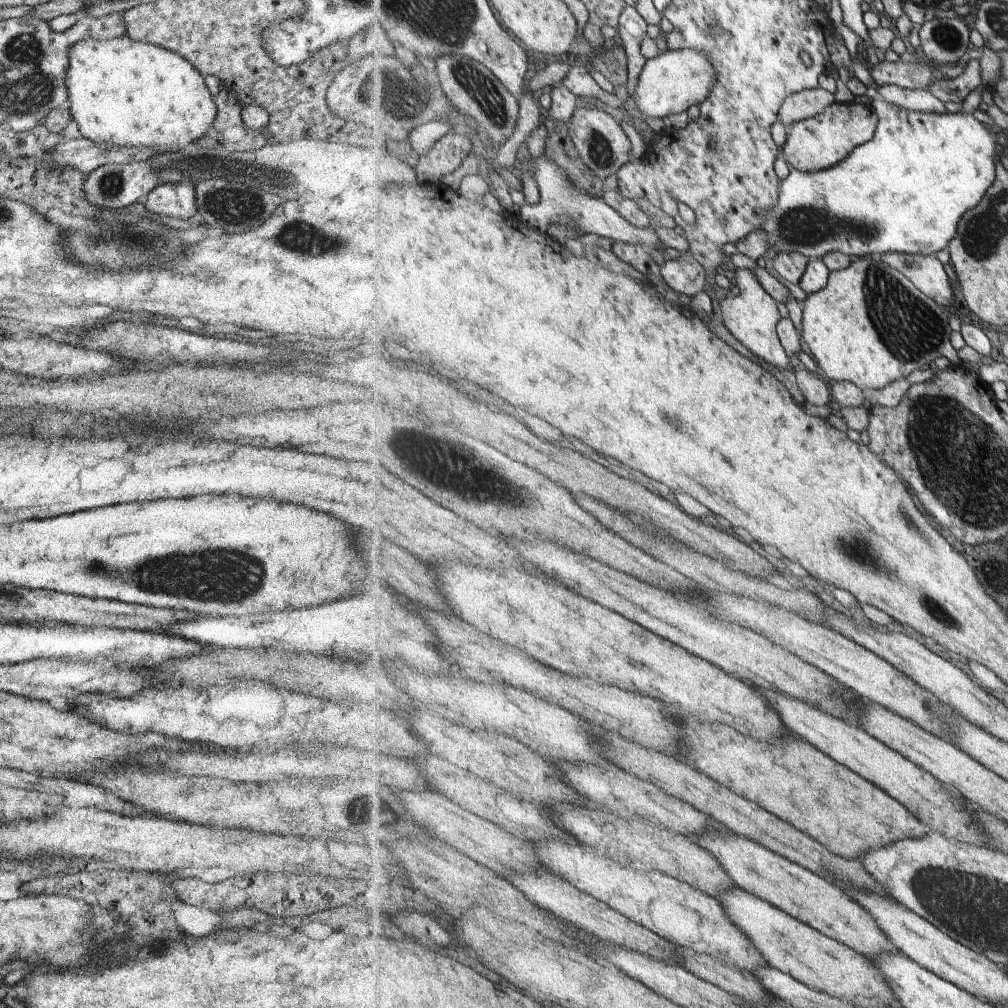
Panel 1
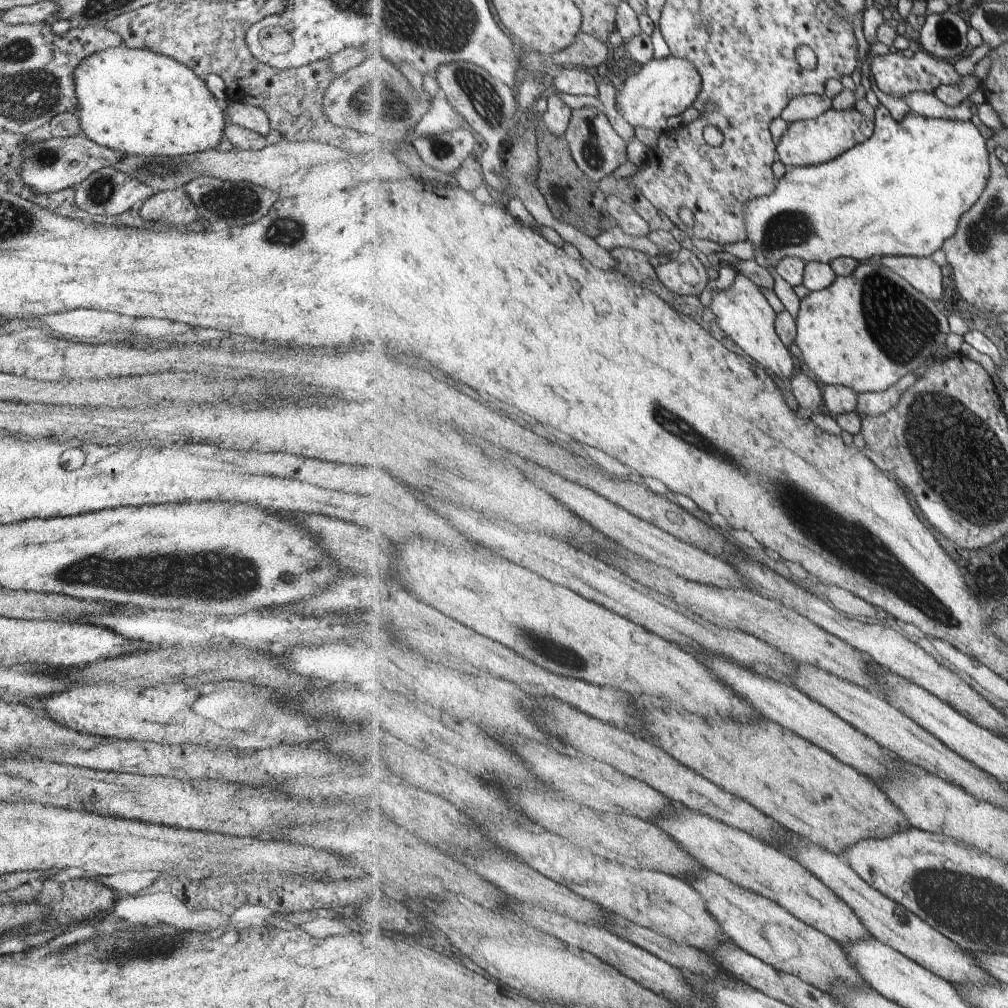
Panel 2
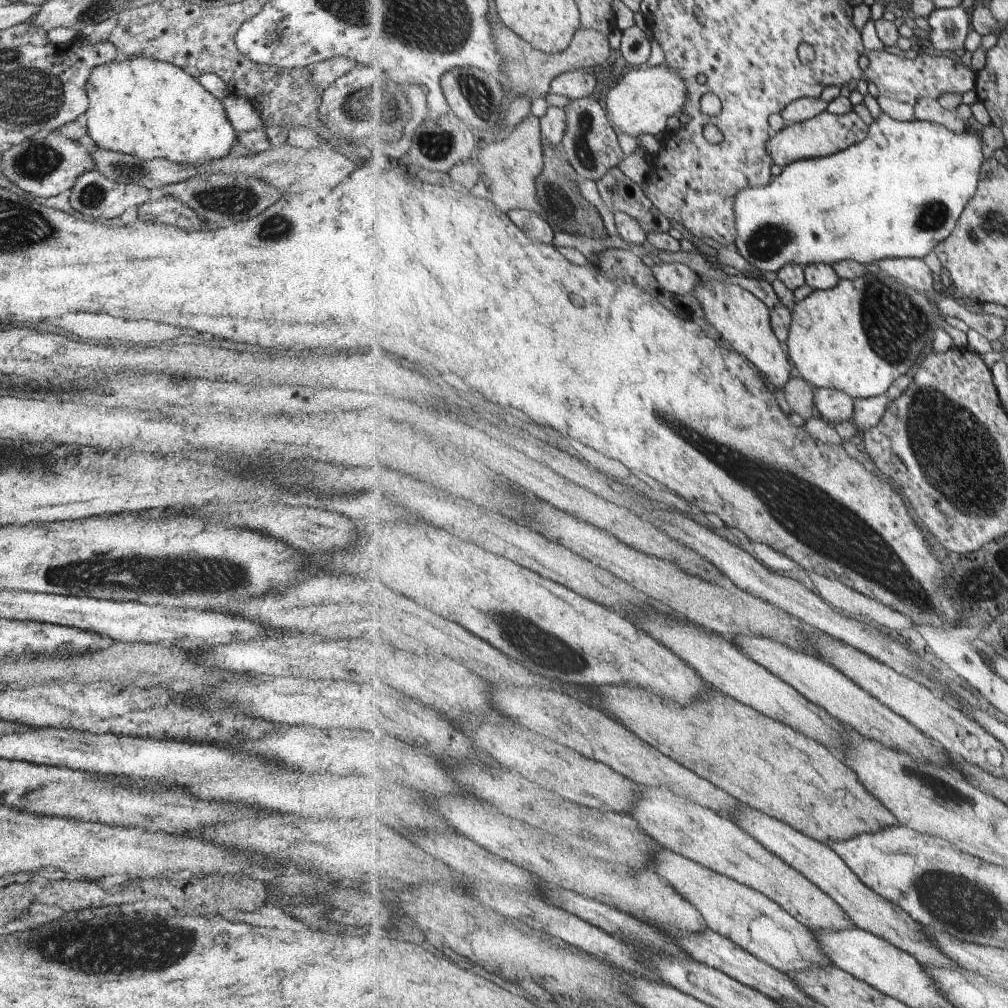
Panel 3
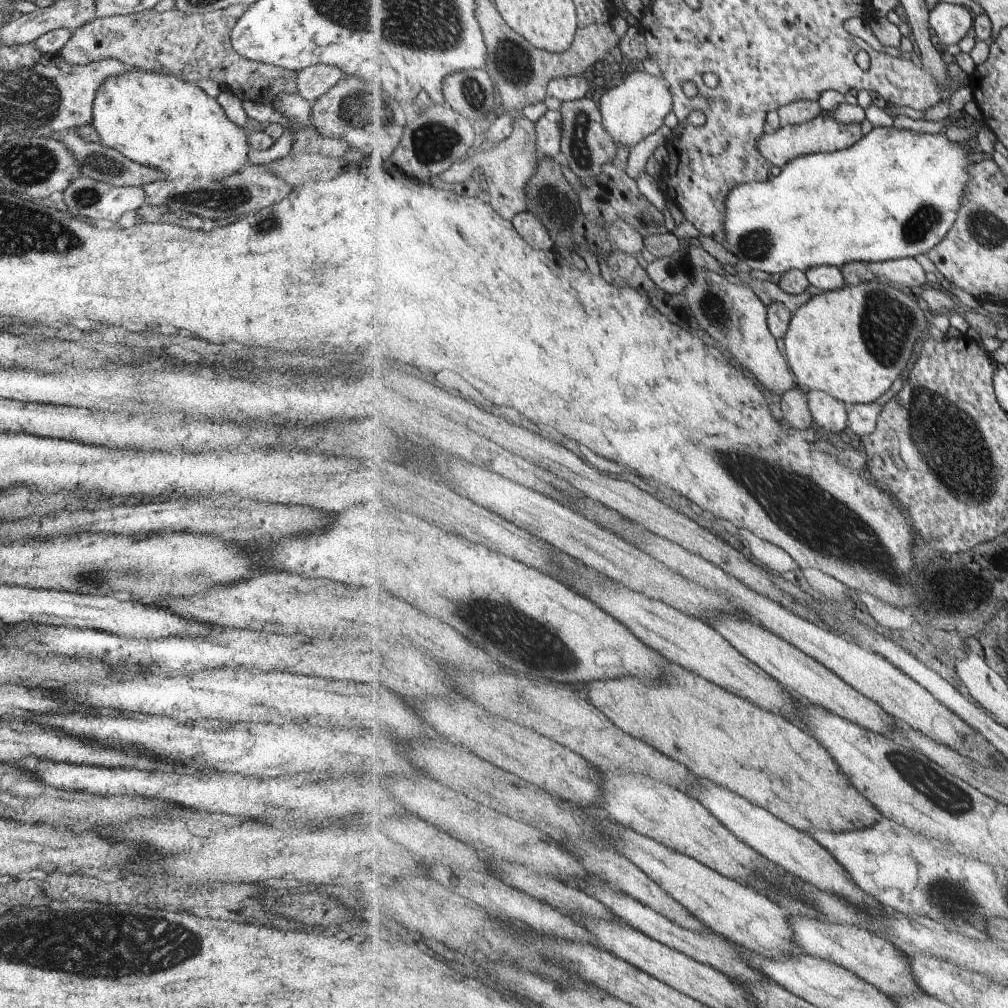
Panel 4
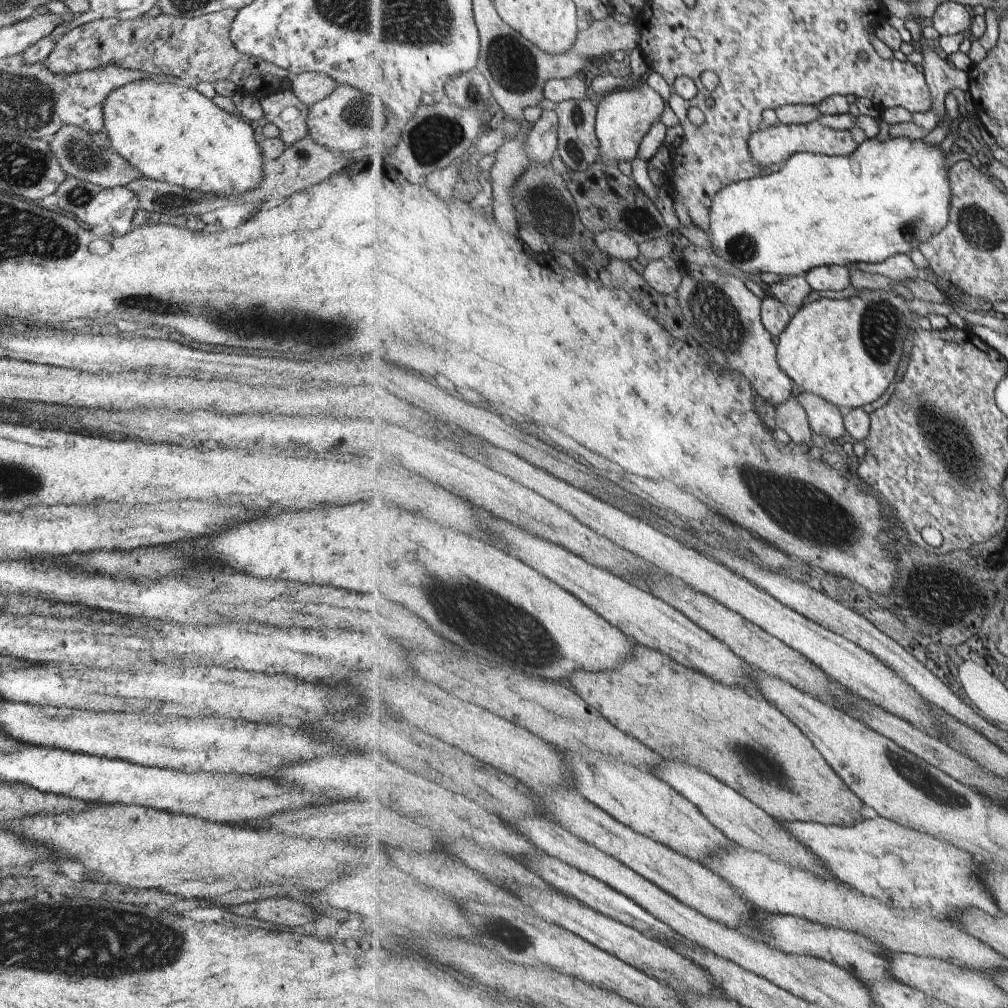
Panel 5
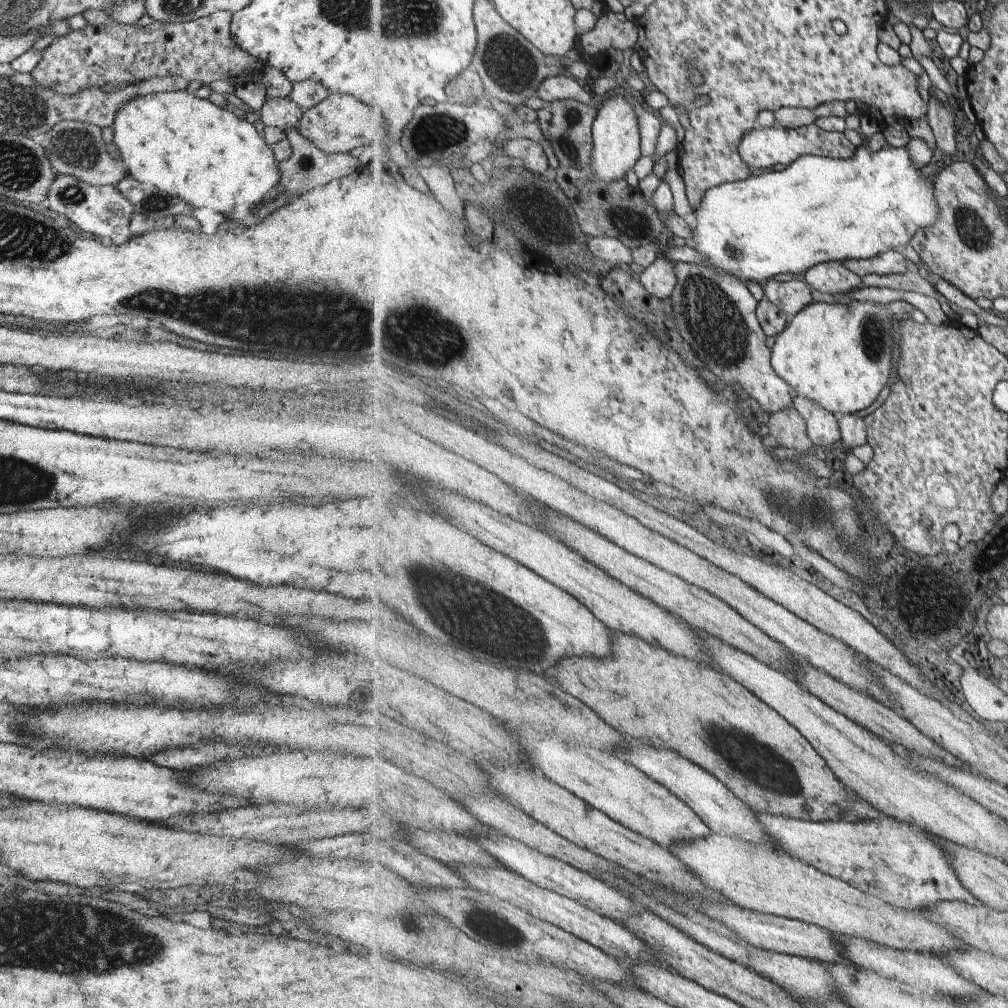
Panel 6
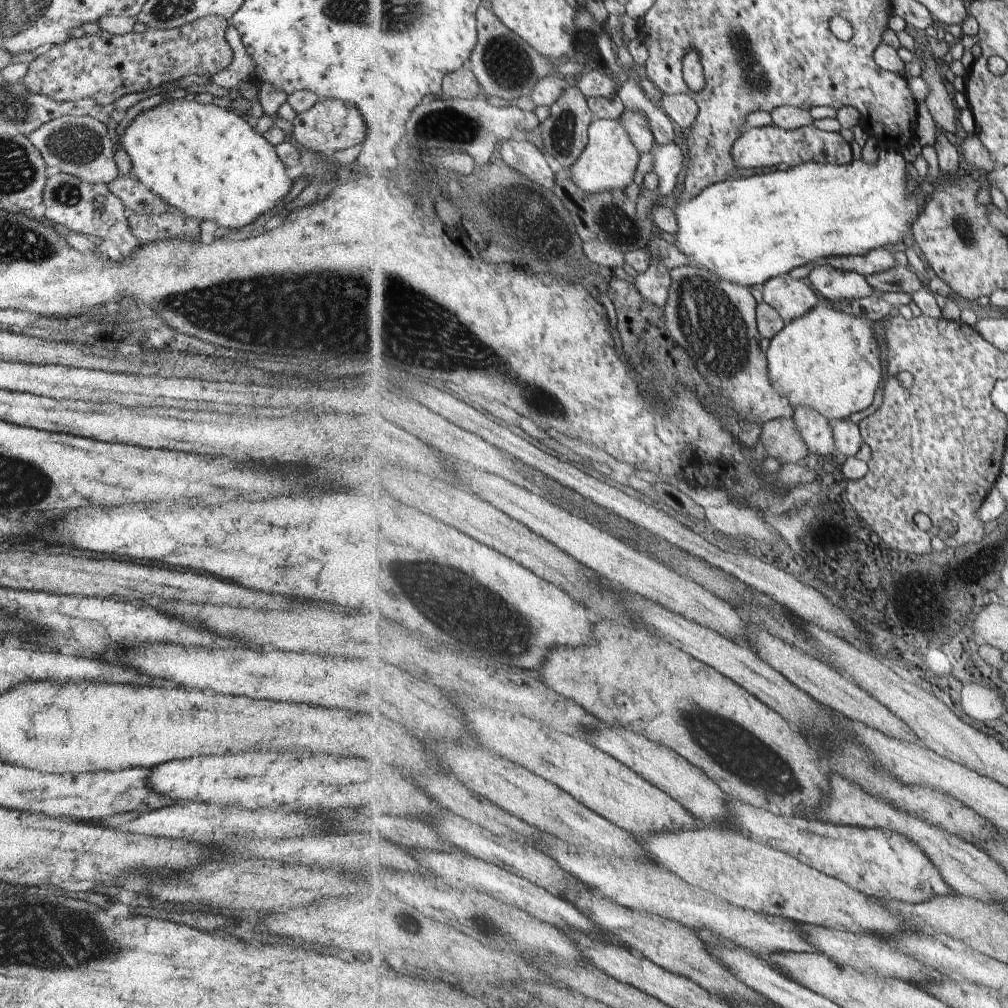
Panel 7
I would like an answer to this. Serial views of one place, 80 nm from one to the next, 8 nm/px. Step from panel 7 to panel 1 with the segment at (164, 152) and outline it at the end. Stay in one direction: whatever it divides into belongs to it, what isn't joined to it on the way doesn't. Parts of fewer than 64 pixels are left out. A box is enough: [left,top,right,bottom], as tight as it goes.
[64,34,215,152]

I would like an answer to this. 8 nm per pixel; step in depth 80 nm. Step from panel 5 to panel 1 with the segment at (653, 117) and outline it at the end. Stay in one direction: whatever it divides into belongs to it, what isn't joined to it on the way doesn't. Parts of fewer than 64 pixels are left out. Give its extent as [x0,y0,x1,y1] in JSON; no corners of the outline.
[630,48,718,119]

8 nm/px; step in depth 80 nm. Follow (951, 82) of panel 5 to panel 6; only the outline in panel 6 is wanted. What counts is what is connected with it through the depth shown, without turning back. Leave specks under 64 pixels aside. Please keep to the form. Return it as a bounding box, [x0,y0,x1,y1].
[927,94,957,161]

